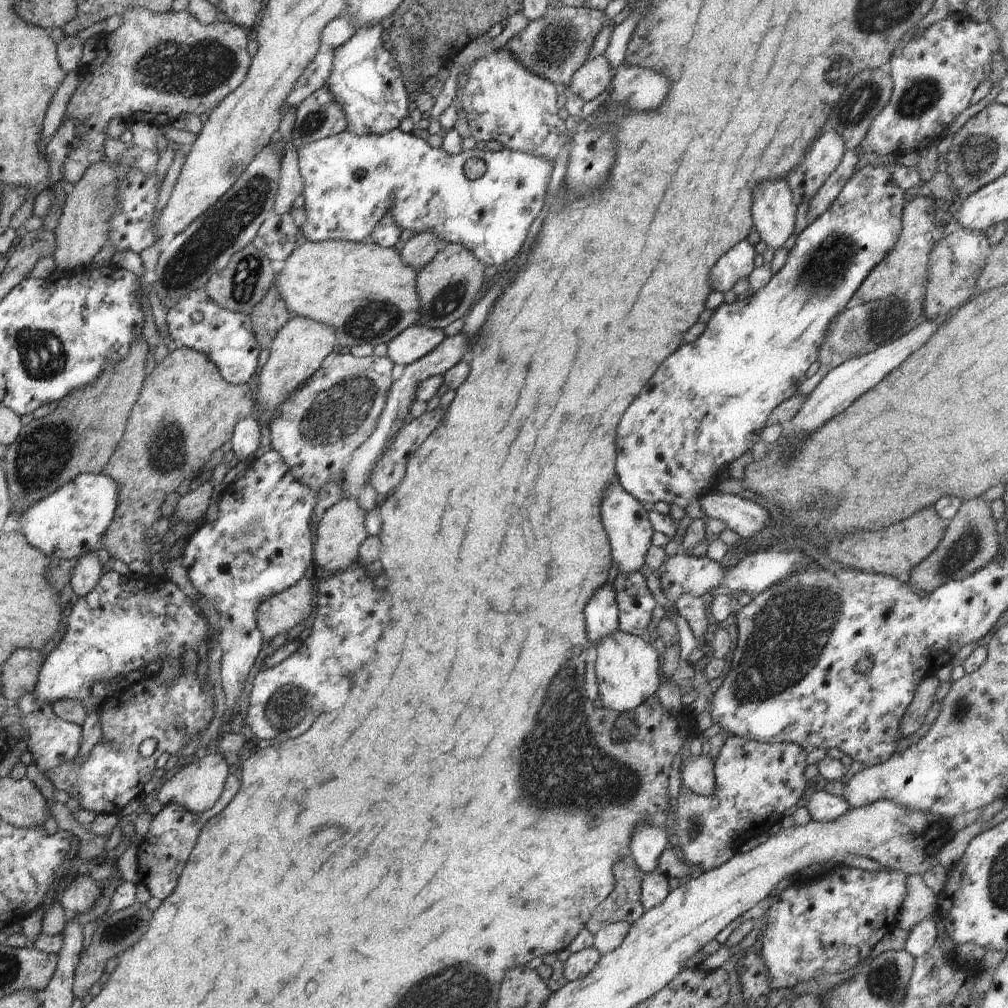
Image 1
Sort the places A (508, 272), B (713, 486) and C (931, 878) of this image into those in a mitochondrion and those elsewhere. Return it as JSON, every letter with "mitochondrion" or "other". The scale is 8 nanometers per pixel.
{"A":"other","B":"other","C":"other"}

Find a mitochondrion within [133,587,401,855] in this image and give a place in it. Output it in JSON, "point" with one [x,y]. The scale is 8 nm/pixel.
{"point":[288,705]}

